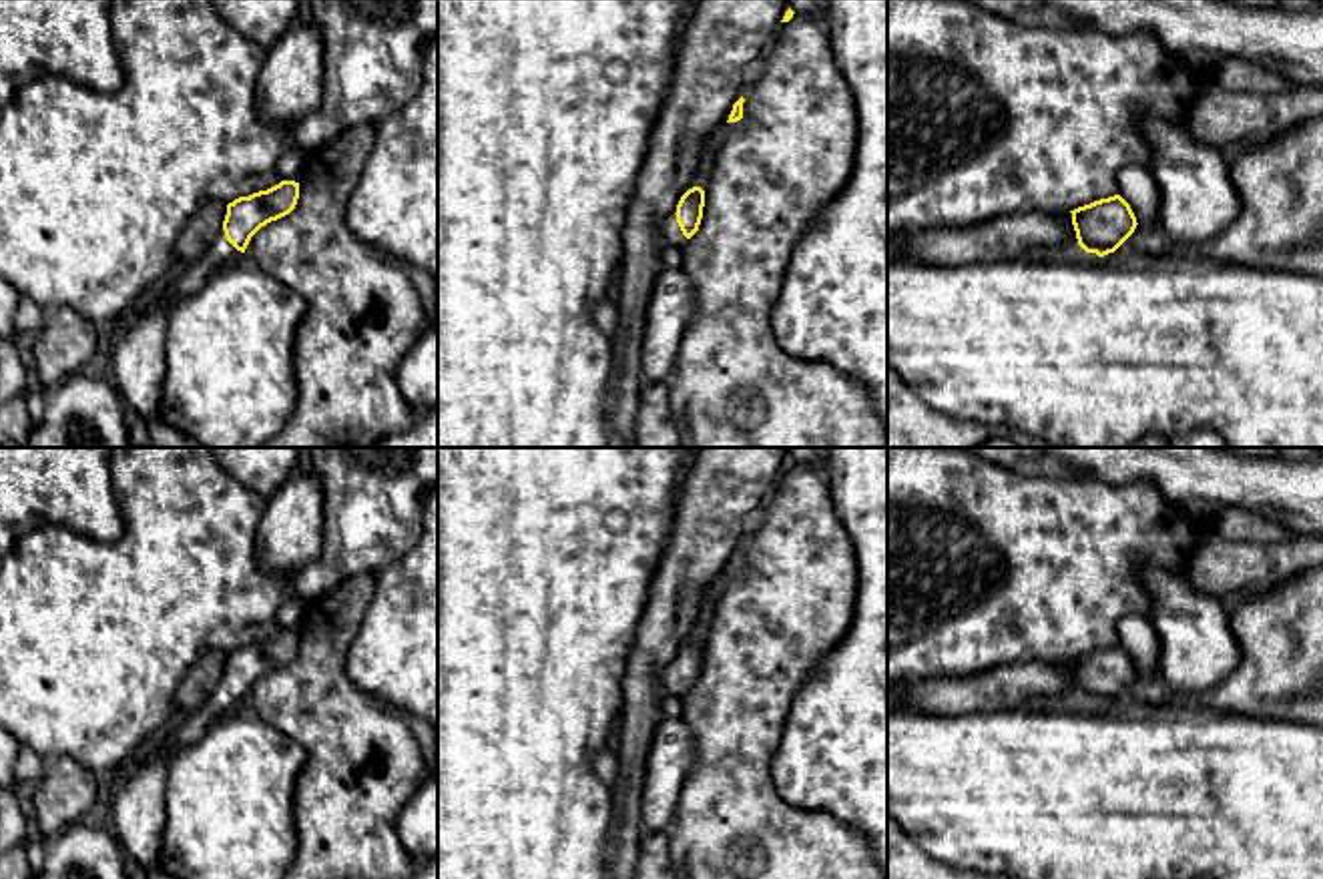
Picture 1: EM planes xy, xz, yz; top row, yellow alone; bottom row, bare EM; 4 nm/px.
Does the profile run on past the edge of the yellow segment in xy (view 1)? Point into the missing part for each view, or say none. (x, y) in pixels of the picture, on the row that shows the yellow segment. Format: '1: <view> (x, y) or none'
1: xy (187, 279)

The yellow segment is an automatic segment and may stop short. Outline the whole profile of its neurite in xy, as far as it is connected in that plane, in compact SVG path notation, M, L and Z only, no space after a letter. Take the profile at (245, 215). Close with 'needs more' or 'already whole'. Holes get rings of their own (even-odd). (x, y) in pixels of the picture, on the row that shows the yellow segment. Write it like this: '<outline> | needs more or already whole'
M281 181L267 191L235 199L227 205L223 229L207 253L195 263L179 265L147 299L159 295L163 301L177 303L183 297L195 295L217 269L235 263L245 253L251 237L261 227L289 215L297 199L299 183L295 181Z | needs more

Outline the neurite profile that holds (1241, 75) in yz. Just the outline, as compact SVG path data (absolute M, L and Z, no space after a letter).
M1229 58L1217 72L1217 82L1229 90L1283 94L1297 88L1277 72L1247 58Z

